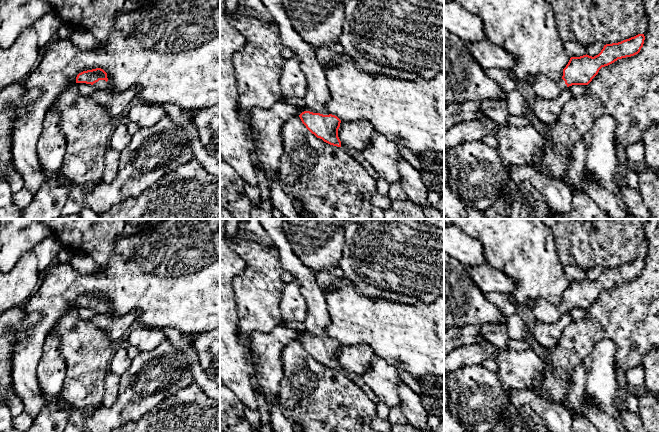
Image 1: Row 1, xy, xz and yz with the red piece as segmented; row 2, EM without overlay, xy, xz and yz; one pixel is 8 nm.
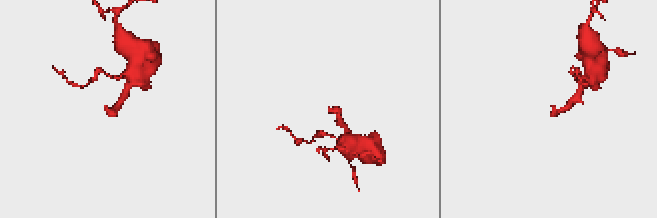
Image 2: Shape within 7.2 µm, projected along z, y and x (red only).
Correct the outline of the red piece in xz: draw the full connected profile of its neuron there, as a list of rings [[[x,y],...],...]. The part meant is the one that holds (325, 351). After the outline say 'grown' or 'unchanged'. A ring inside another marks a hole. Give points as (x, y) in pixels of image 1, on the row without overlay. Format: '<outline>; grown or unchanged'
[[[260,219],[260,223],[272,240],[279,254],[280,265],[283,270],[289,272],[293,278],[297,279],[300,283],[302,294],[307,304],[307,316],[303,323],[309,333],[299,339],[302,347],[317,362],[322,363],[330,369],[341,371],[341,365],[338,361],[338,353],[341,344],[337,340],[330,338],[326,332],[326,328],[330,324],[328,303],[324,291],[317,284],[315,272],[306,267],[294,254],[290,243],[282,230],[283,219]]]; grown

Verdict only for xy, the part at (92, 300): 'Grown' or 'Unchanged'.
Grown

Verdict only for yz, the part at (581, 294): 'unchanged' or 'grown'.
grown

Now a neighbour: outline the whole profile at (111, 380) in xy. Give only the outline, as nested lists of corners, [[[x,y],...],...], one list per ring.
[[[109,370],[104,377],[104,385],[105,394],[102,400],[102,405],[110,407],[118,398],[120,391],[120,376]]]

